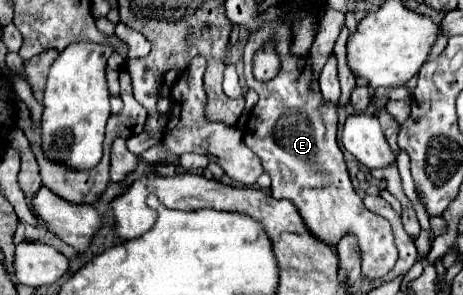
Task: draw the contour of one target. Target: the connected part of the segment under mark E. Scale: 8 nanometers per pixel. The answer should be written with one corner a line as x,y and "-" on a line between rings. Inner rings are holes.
283,20
261,26
253,32
245,46
245,80
259,94
255,108
249,112
243,136
245,144
261,158
263,170
271,176
271,196
281,196
293,202
307,230
335,250
345,234
355,234
361,250
363,278
383,278
397,262
391,224
363,208
363,200
355,192
343,152
337,144
337,110
335,104
325,104
319,86
311,82
309,58
293,58
289,54
291,30
-
263,44
273,44
281,68
273,80
259,82
253,76
253,56

